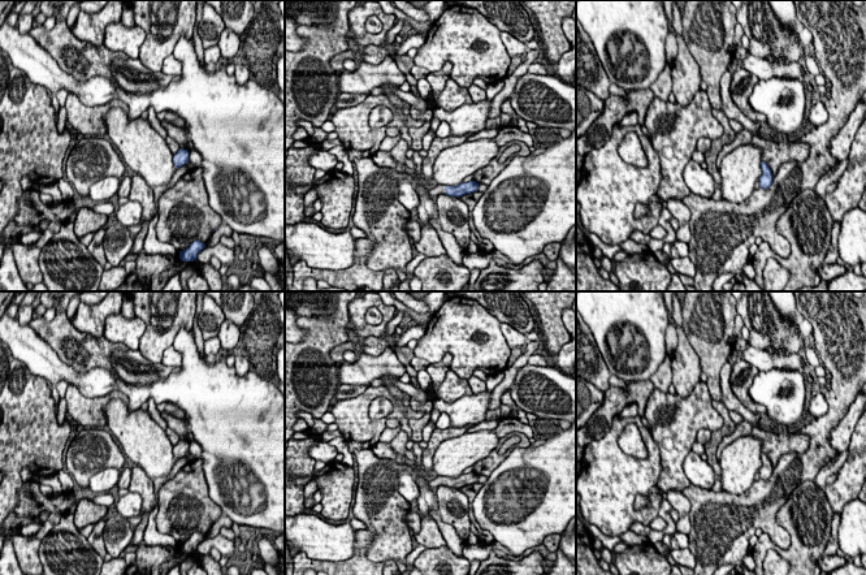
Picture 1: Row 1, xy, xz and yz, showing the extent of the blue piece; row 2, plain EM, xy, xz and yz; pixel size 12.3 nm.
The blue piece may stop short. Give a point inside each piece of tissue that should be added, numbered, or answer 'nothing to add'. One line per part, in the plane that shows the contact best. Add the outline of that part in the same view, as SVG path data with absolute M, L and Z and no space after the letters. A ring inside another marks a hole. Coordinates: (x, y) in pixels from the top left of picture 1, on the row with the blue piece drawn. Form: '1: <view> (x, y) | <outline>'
1: xz (438, 189) | M437 185L434 189L428 190L430 199L436 200L440 194L446 194L445 186Z

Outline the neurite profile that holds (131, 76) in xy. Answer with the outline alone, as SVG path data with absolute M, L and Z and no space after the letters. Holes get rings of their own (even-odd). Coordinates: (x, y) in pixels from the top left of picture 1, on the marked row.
M114 59L111 64L111 72L126 92L151 94L159 87L166 87L170 82L181 79L181 75L152 72L139 59Z

